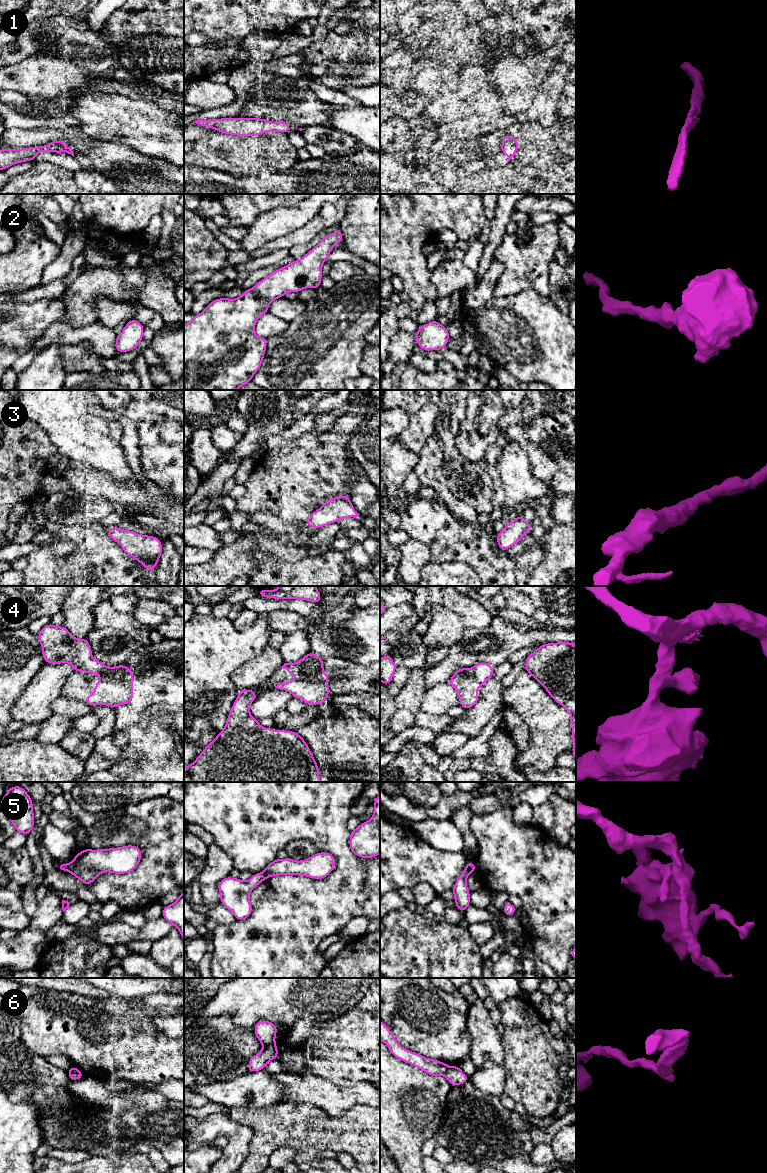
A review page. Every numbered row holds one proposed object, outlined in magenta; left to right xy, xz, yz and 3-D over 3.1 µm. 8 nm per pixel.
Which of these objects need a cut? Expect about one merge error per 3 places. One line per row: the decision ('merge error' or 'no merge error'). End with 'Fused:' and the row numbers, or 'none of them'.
1: no merge error
2: no merge error
3: no merge error
4: merge error
5: merge error
6: merge error
Fused: 4, 5, 6

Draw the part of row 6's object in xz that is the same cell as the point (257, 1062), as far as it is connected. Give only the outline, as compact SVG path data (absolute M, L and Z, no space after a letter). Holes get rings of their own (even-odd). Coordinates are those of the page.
M276 1043L263 1046L259 1053L249 1058L248 1073L263 1070L272 1059L278 1059L278 1048Z

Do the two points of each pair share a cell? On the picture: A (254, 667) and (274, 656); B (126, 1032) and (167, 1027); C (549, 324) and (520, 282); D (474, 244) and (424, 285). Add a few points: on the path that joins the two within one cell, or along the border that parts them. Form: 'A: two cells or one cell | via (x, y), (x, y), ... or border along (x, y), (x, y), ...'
A: one cell | via (259, 667), (264, 666), (269, 661)
B: two cells | border along (155, 1013), (152, 1018), (154, 1026), (173, 1038)
C: two cells | border along (547, 296), (524, 289), (503, 297)
D: two cells | border along (478, 238), (465, 240)

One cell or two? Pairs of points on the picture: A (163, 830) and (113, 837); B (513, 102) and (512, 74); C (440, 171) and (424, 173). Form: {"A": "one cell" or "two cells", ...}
{"A": "two cells", "B": "one cell", "C": "two cells"}

